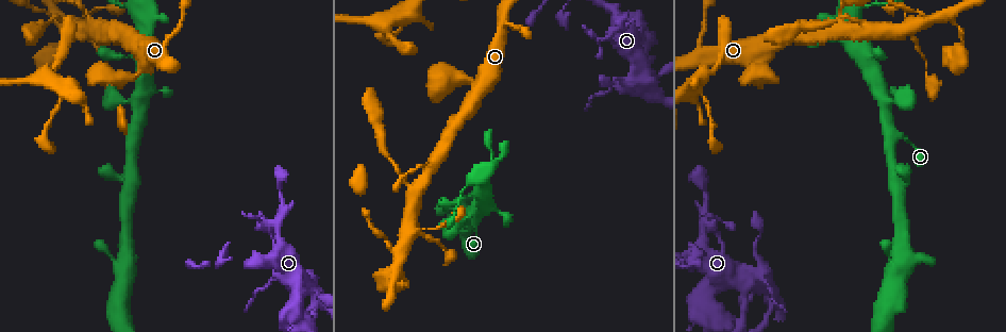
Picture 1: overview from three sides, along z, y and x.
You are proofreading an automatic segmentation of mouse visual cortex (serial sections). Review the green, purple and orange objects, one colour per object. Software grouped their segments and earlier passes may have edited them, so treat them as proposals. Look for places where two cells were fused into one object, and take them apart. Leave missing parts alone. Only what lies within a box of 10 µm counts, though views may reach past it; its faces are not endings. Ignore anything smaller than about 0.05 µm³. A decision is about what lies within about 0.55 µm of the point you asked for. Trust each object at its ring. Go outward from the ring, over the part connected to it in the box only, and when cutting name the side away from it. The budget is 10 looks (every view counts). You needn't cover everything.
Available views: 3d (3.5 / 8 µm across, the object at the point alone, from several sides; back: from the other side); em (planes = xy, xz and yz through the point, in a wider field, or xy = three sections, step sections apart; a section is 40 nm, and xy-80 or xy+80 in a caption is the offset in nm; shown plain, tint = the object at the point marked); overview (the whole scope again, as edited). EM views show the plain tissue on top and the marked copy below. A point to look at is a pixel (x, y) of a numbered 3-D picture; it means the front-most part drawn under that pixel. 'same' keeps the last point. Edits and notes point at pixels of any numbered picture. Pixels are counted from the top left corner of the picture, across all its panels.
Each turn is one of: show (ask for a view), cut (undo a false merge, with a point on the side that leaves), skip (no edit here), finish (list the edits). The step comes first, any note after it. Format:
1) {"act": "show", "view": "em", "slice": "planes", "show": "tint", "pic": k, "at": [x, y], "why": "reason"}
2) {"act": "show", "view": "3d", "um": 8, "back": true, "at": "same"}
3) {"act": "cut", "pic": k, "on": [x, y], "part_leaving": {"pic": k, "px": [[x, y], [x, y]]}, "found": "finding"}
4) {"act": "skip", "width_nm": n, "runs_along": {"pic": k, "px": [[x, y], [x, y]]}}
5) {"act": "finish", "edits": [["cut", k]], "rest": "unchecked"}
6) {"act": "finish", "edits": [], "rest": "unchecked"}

{"act": "show", "view": "3d", "um": 3.5, "pic": 1, "at": [162, 47], "why": "three arms meet"}

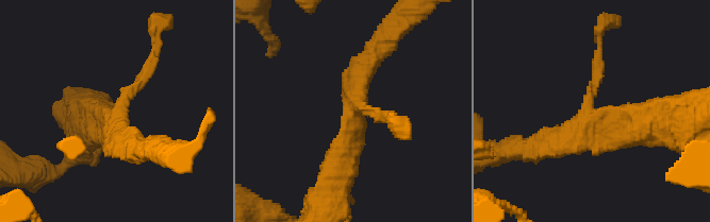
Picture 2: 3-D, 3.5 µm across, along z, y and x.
{"act": "show", "view": "em", "slice": "xy", "step": 1, "show": "tint", "pic": 2, "at": [358, 105], "why": "need the tissue"}

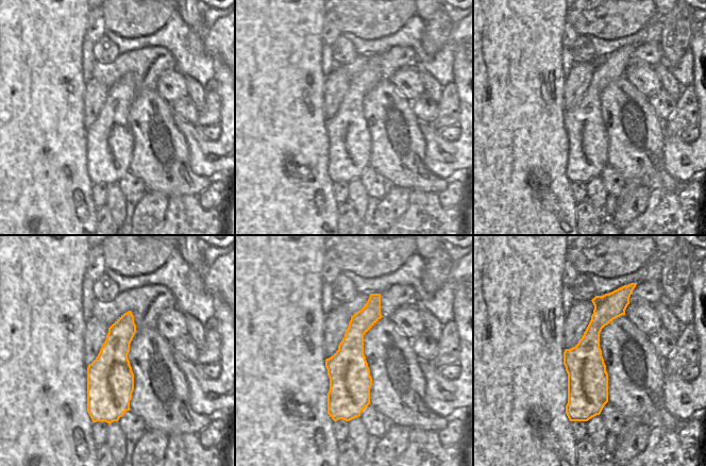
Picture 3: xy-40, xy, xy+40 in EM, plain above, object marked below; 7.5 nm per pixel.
{"act": "skip", "width_nm": 320, "runs_along": {"pic": 3, "px": [[621, 290], [592, 331], [587, 396], [572, 418]]}, "found": "one cell here"}

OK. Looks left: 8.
{"act": "show", "view": "3d", "um": 8, "back": true, "pic": 1, "at": [415, 191]}

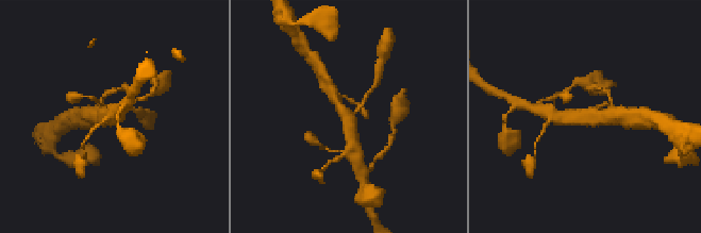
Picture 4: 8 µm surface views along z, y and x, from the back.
{"act": "show", "view": "3d", "um": 3.5, "at": "same"}

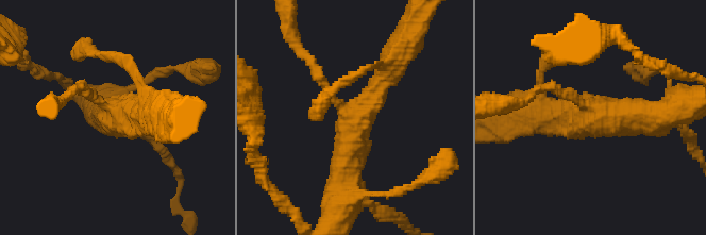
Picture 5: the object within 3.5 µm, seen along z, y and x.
{"act": "show", "view": "em", "slice": "xy", "step": 5, "show": "tint", "pic": 5, "at": [591, 114]}

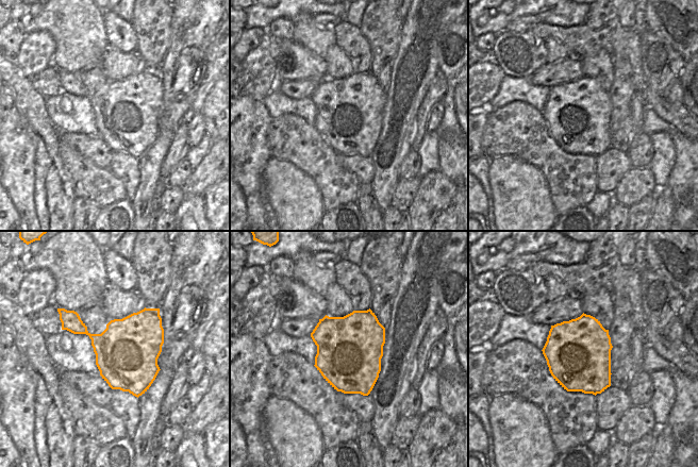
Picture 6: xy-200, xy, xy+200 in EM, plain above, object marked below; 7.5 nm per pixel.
{"act": "skip", "arm_widths_nm": [150, 400, 400], "found": "all the same cell"}

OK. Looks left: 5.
{"act": "show", "view": "3d", "um": 3.5, "pic": 1, "at": [956, 25]}

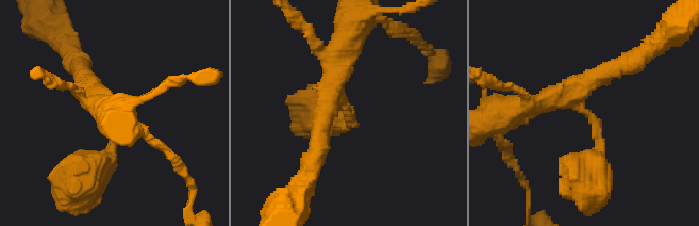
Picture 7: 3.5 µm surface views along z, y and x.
{"act": "show", "view": "em", "slice": "planes", "show": "tint", "pic": 7, "at": [345, 116], "arms": 3, "arm_widths_nm": [300, 300, 300]}

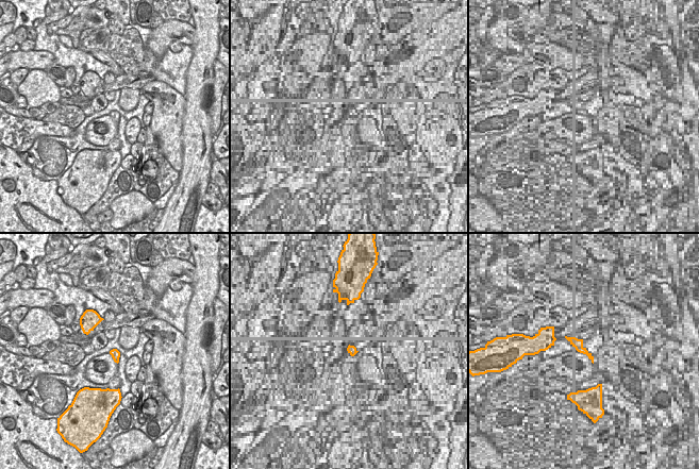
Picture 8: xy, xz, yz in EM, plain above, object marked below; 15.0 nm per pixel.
{"act": "skip", "runs_along": {"pic": 7, "px": [[535, 106], [570, 96], [593, 118], [589, 175]]}, "found": "one cell here"}

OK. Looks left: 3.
{"act": "show", "view": "3d", "um": 3.5, "pic": 1, "at": [143, 19], "why": "looks like a crossing"}

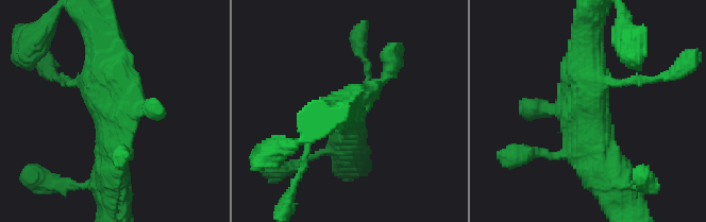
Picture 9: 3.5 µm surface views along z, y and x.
{"act": "show", "view": "em", "slice": "planes", "show": "tint", "pic": 9, "at": [593, 113], "why": "shape alone is not enough"}

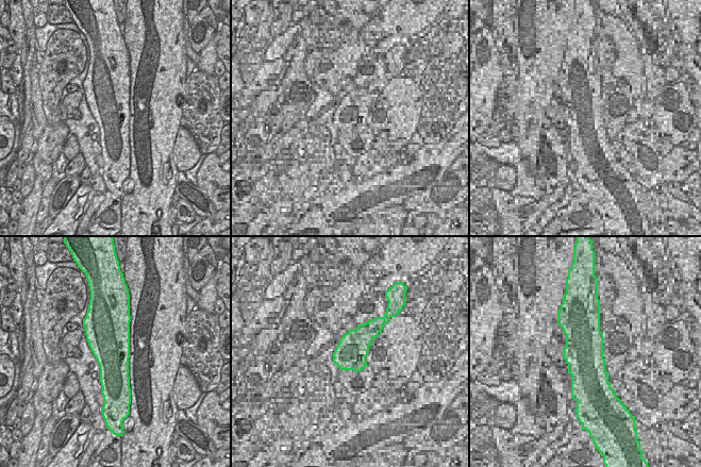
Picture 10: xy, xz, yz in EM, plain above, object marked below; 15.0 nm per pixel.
{"act": "skip", "runs_along": {"pic": 9, "px": [[112, 176], [108, 102], [69, 82]]}, "found": "continuous, no second cell"}

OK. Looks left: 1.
{"act": "finish", "edits": [], "rest": "unchecked"}

